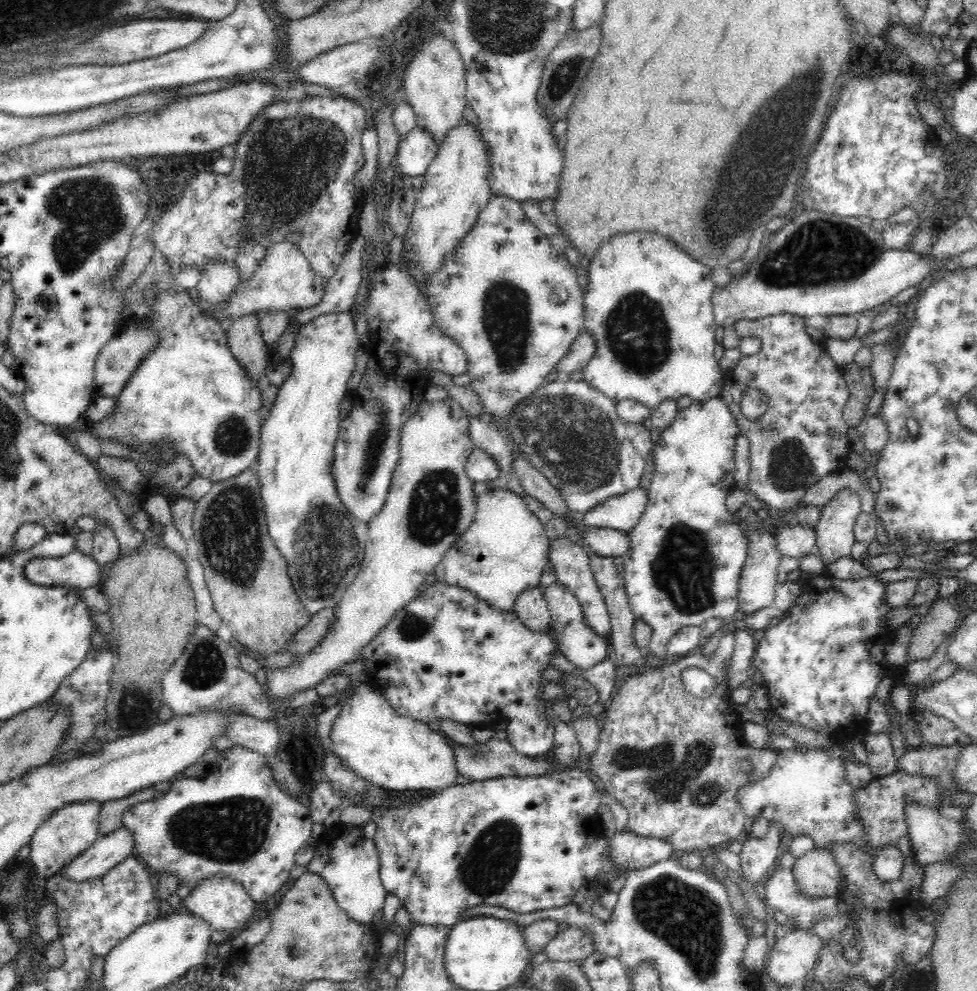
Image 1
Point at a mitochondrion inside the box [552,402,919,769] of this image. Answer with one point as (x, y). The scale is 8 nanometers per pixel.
(683, 570)

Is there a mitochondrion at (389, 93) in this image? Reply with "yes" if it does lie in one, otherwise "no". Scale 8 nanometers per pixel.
no

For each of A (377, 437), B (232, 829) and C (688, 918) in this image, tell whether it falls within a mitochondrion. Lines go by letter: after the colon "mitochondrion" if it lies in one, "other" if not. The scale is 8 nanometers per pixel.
A: mitochondrion
B: mitochondrion
C: mitochondrion

